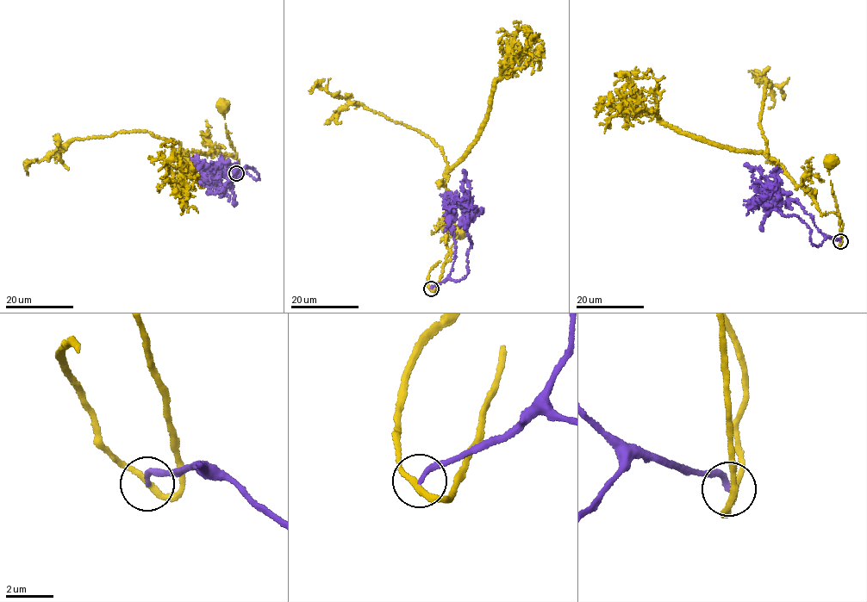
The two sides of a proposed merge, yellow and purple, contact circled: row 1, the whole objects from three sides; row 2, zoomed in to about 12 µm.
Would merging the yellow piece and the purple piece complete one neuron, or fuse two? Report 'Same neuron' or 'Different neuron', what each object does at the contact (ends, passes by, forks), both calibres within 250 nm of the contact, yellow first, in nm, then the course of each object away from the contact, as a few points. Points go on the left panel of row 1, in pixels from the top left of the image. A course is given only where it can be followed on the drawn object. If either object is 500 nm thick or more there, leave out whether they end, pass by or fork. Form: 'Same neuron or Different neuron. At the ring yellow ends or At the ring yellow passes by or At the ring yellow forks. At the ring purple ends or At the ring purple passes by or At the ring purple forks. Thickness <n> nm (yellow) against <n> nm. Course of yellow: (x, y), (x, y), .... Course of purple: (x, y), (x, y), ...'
Different neuron. At the ring yellow passes by. At the ring purple ends. Thickness 240 nm (yellow) against 200 nm. Course of yellow: (236, 173), (240, 174), (240, 161), (227, 131), (222, 104). Course of purple: (235, 173), (258, 178), (246, 166), (231, 181), (219, 169), (197, 168)

